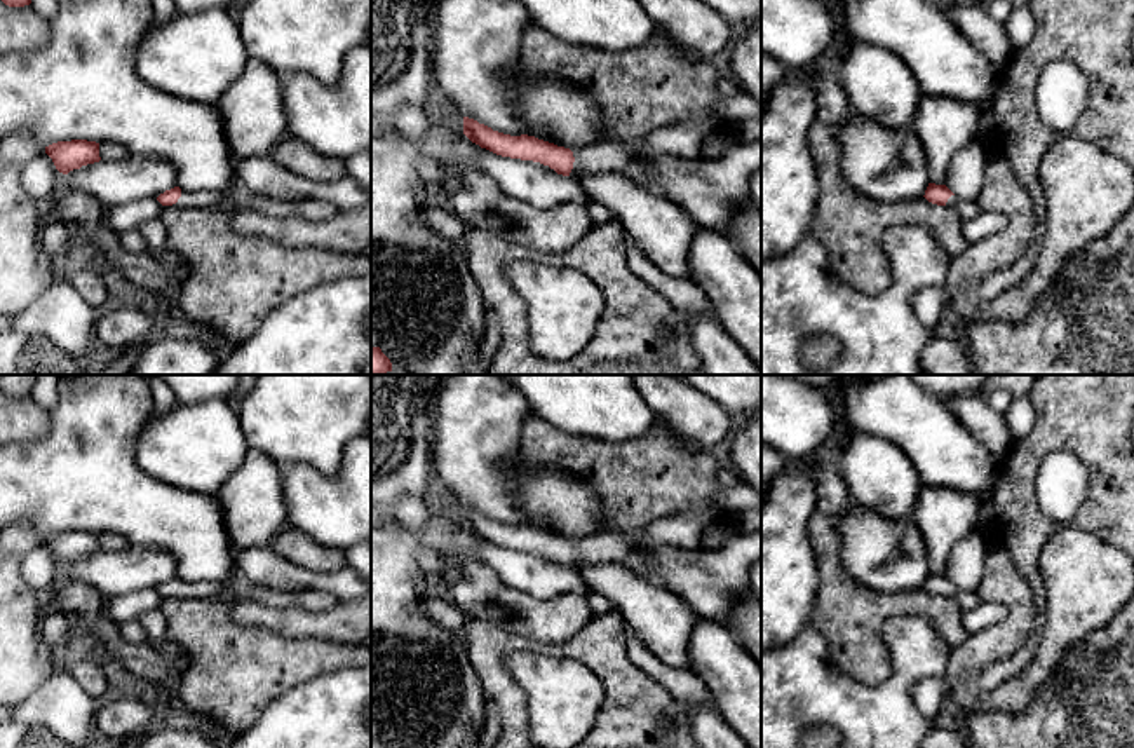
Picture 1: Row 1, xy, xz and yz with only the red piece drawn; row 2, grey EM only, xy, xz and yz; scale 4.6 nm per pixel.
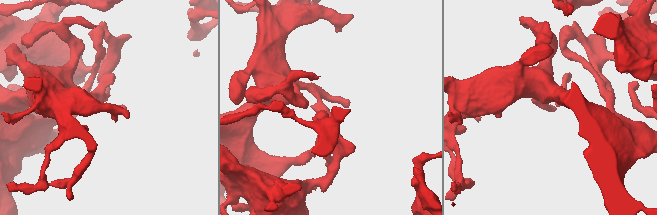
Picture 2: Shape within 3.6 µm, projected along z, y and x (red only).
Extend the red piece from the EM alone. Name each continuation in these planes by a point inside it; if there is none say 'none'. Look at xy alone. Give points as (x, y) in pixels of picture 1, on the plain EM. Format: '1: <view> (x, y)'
1: xy (204, 590)

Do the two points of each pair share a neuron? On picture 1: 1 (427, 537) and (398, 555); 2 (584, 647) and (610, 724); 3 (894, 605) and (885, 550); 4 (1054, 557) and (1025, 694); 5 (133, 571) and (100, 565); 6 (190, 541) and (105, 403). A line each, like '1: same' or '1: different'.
1: same
2: same
3: different
4: same
5: same
6: same

